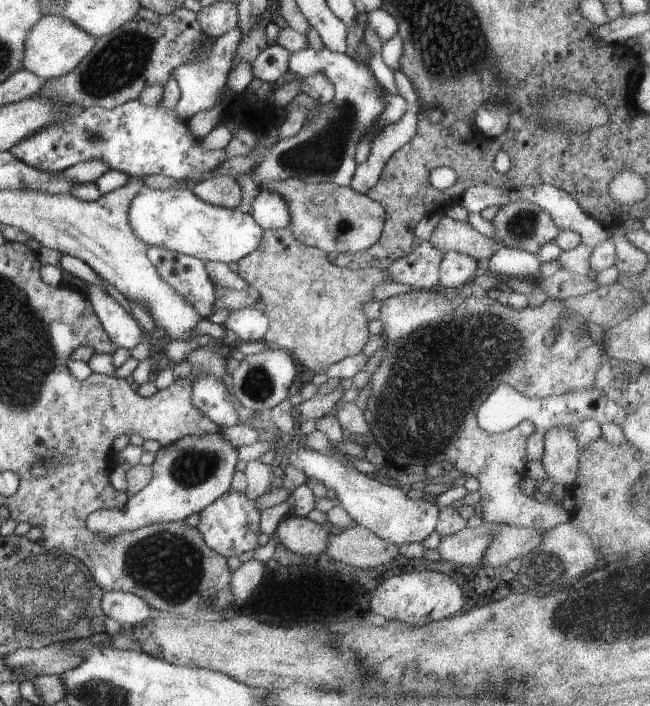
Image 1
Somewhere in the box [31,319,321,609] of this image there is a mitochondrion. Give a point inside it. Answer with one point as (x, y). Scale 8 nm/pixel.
(171, 566)

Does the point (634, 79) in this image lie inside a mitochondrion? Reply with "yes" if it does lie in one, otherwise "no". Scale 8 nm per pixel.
no

